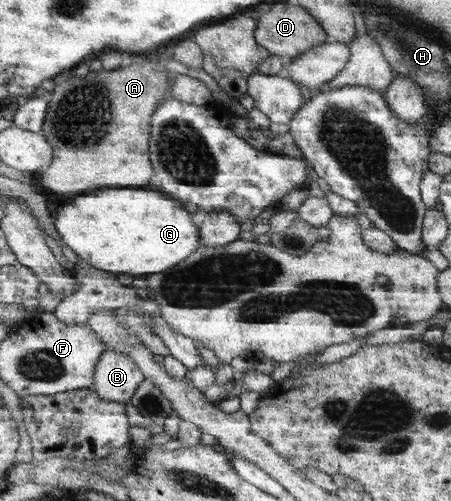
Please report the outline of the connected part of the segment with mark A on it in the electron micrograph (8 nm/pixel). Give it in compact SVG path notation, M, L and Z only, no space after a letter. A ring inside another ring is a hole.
M146 57L139 58L137 62L134 62L128 67L120 67L120 69L114 69L114 71L108 71L108 69L102 67L101 71L88 72L84 77L78 77L78 75L71 76L68 80L60 83L55 87L53 97L49 102L49 108L47 113L47 122L44 124L43 134L47 136L49 143L54 147L56 151L56 159L52 162L49 169L39 173L41 183L48 192L54 192L60 195L66 195L66 198L74 197L74 195L80 195L80 193L86 193L86 191L96 191L100 187L146 187L150 185L152 177L154 177L154 169L152 169L152 163L150 163L150 131L152 131L152 119L154 113L158 109L158 105L162 103L166 97L171 97L171 73L162 71L154 71L154 62L149 61Z

